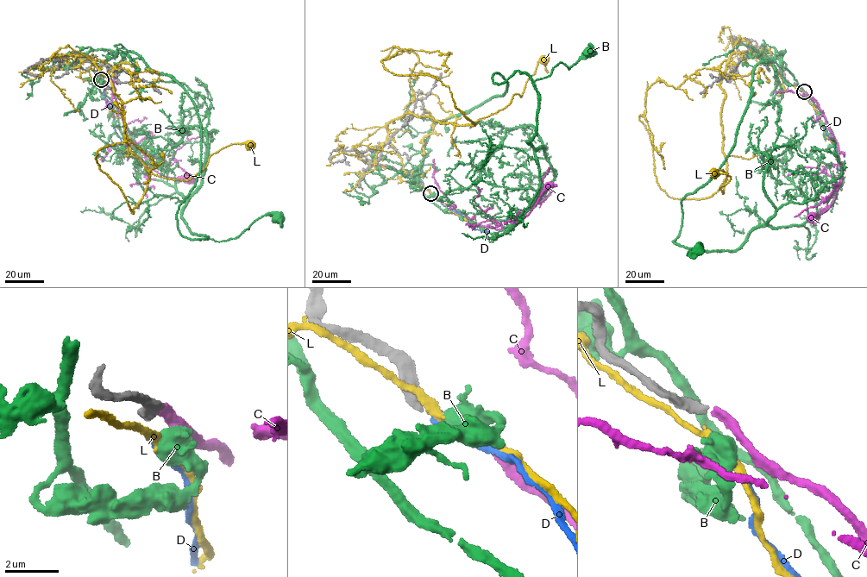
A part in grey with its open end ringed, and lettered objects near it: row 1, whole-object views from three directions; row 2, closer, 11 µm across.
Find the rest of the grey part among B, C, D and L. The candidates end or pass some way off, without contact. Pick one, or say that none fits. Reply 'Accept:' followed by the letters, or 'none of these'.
Accept: none of these

